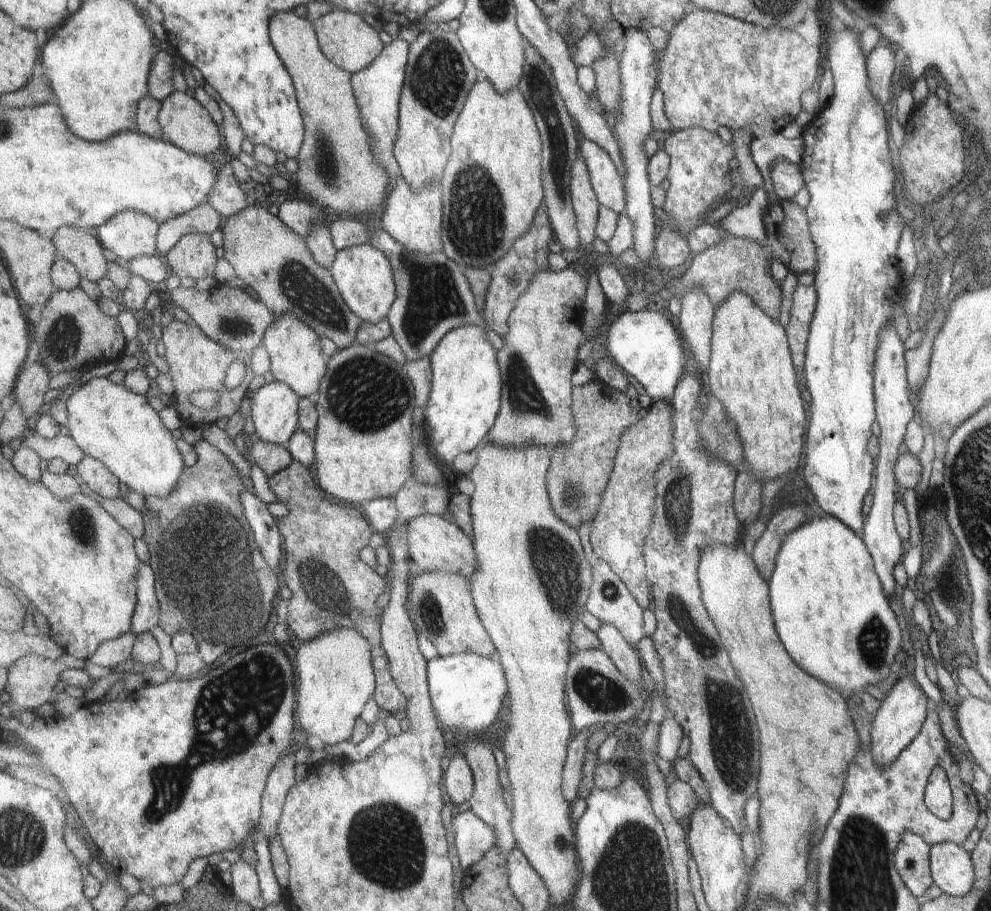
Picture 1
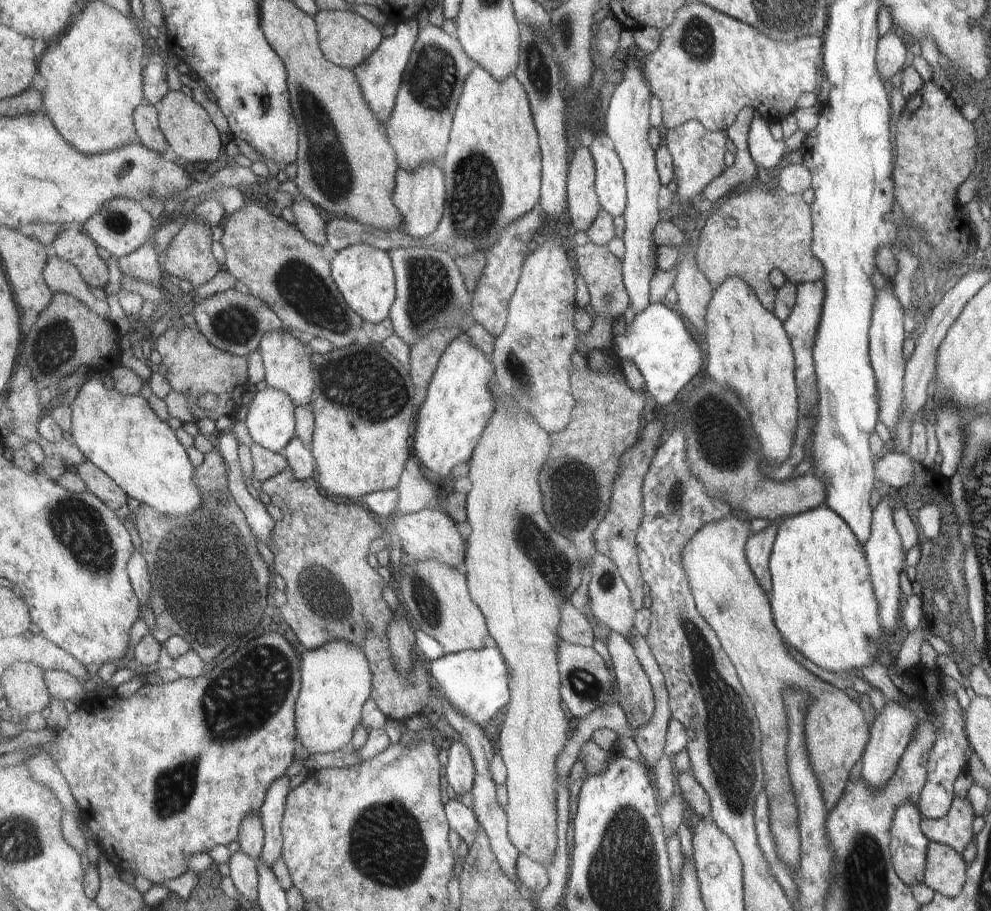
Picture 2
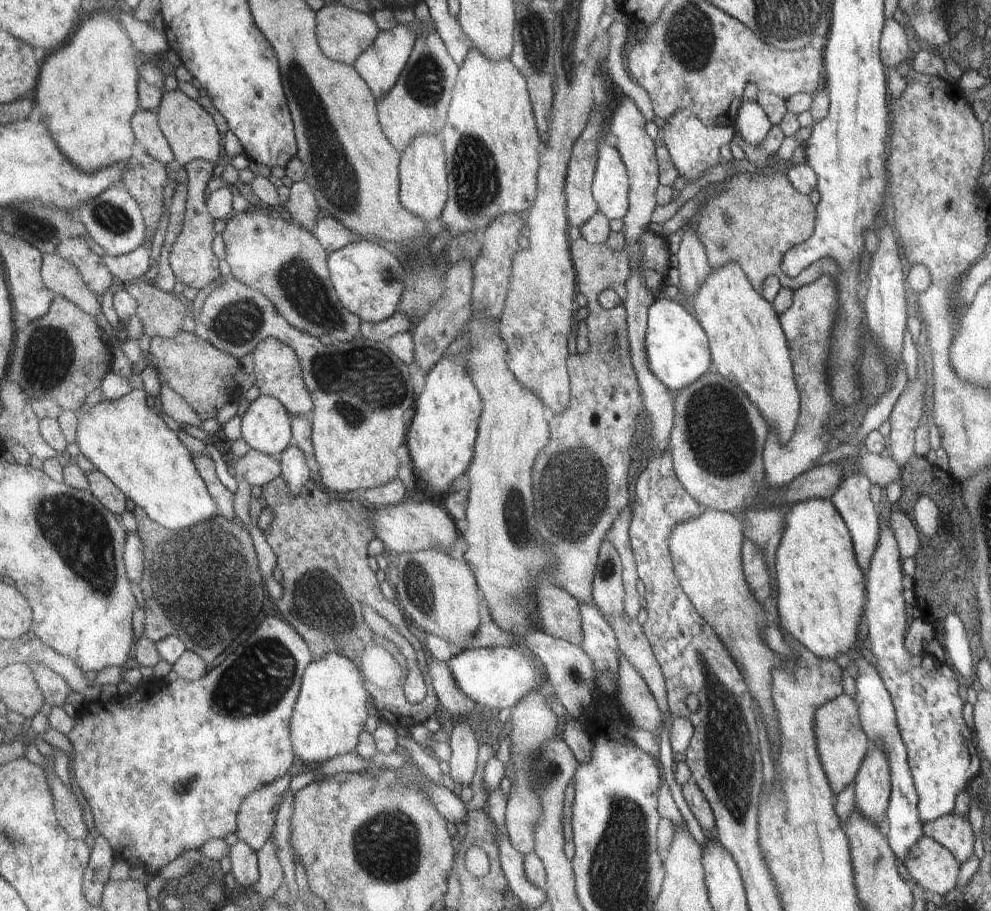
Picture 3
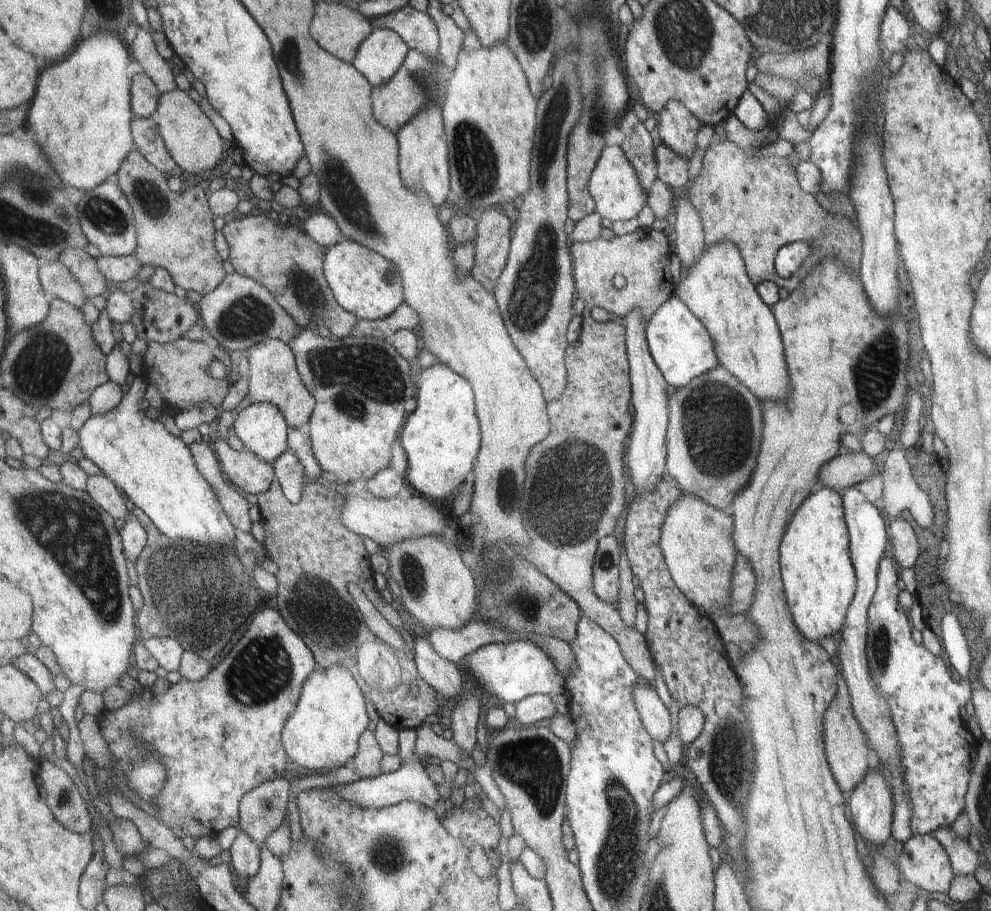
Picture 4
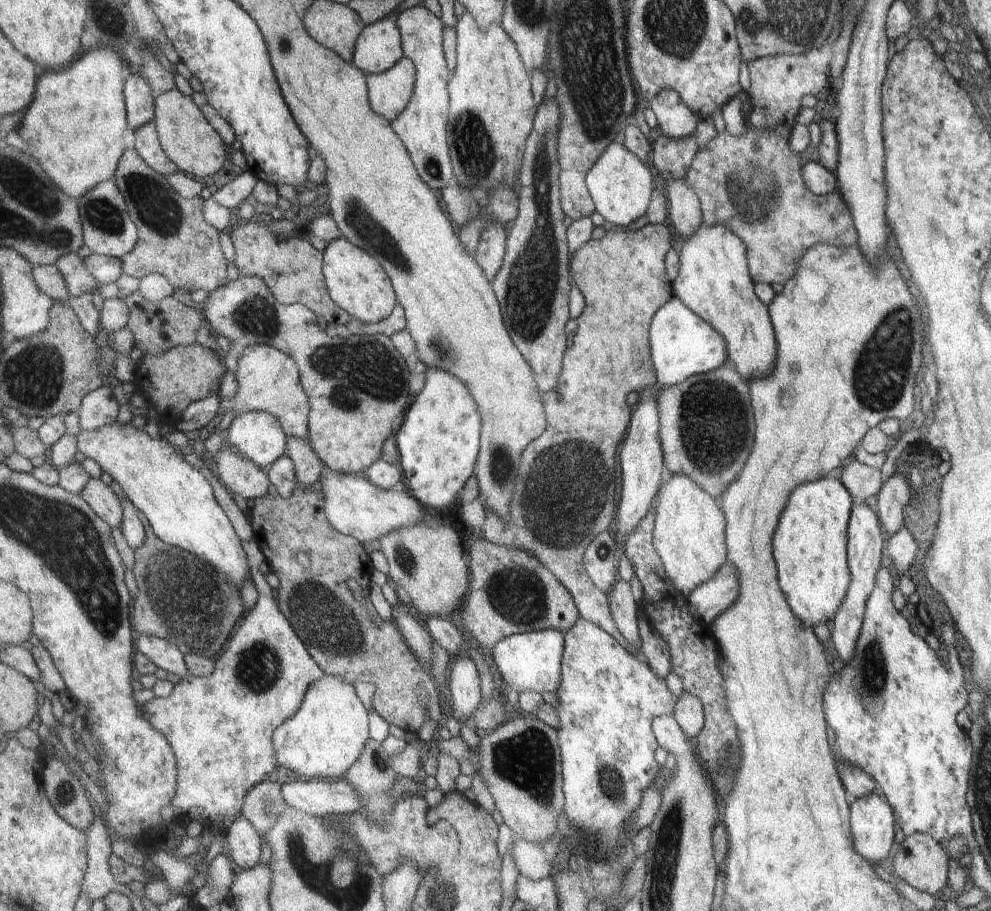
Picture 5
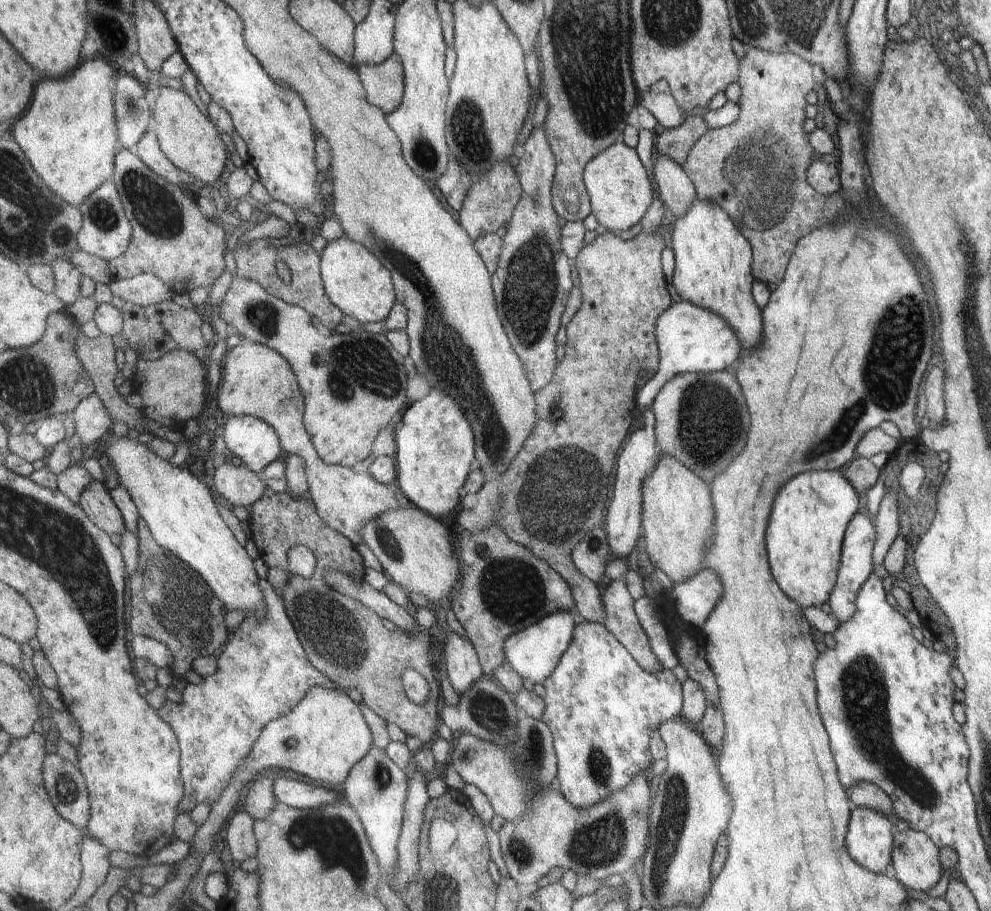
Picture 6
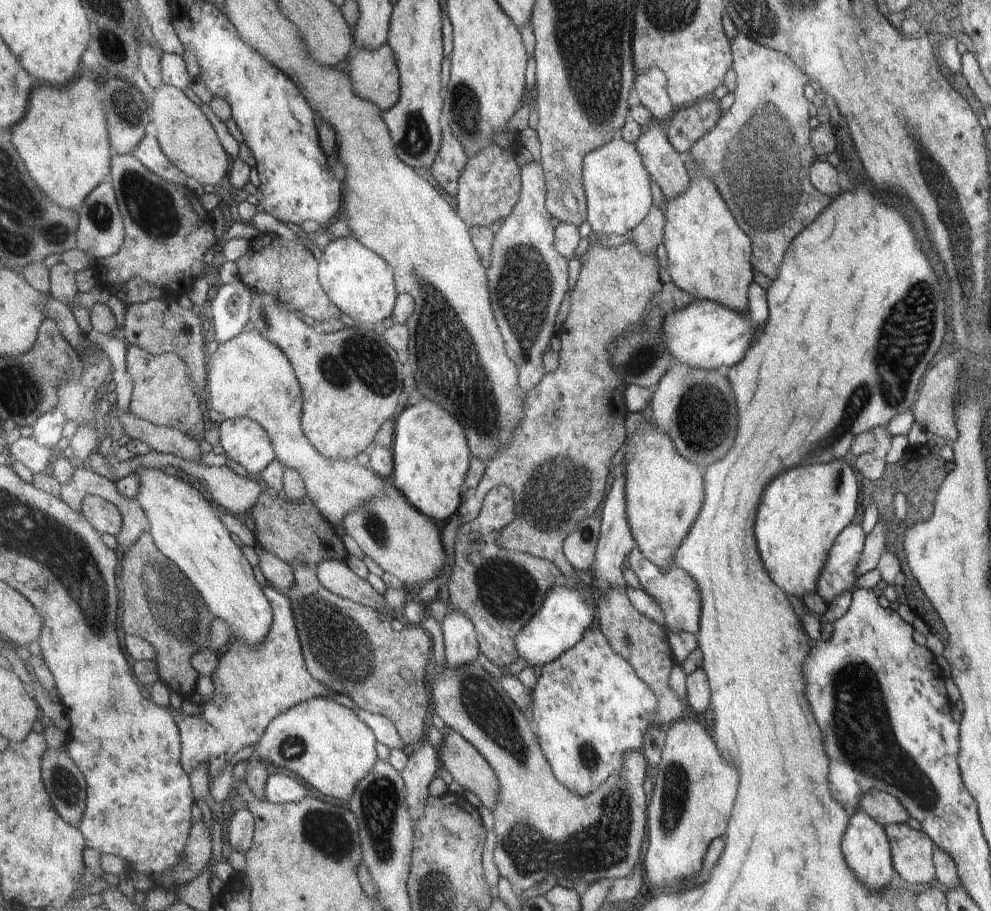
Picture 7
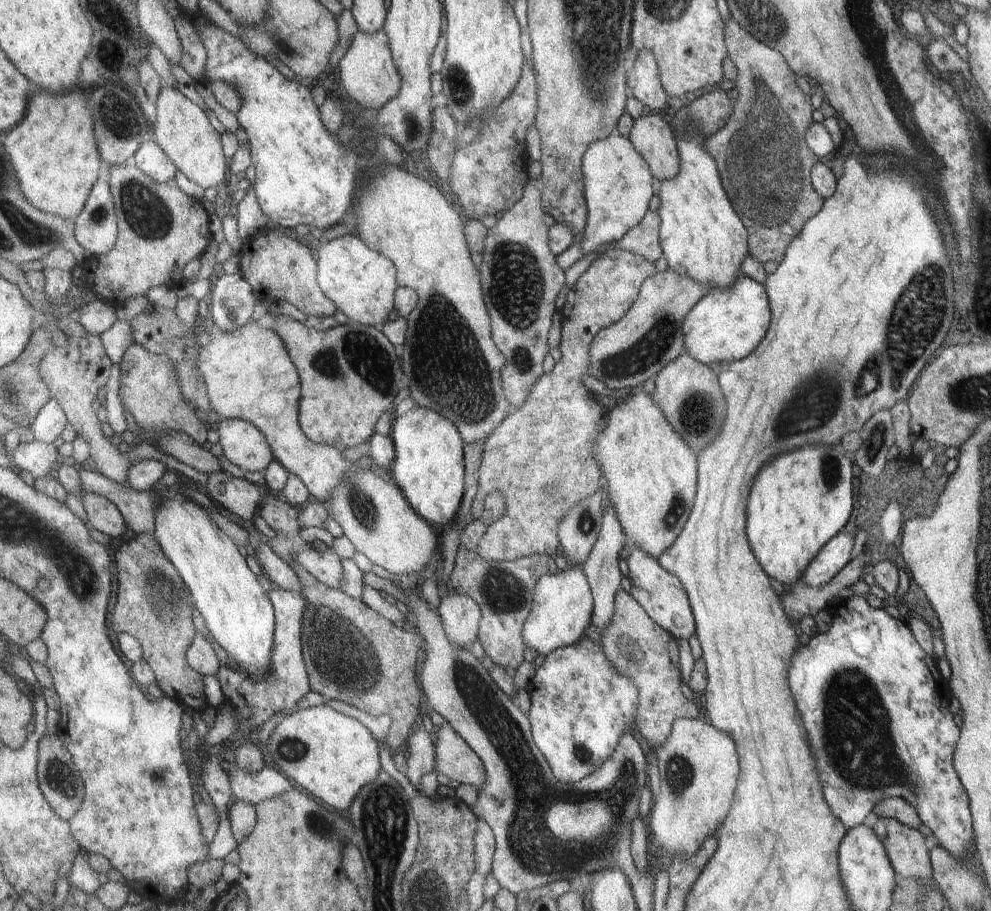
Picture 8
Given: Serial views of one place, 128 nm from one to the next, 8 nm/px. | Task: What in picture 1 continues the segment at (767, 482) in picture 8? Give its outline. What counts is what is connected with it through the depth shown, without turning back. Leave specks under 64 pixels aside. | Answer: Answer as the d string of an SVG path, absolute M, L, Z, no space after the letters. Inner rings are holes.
M809 516L799 528L791 530L775 556L767 582L769 610L775 632L787 655L809 676L830 689L862 694L869 684L894 681L890 666L901 644L900 629L875 575L863 542L833 516Z

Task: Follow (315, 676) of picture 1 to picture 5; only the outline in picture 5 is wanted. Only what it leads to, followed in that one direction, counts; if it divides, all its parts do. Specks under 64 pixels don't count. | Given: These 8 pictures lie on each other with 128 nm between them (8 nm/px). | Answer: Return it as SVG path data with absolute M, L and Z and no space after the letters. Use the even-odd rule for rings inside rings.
M325 675L321 680L309 686L305 700L297 714L276 730L274 746L280 765L293 770L302 779L343 779L355 762L362 757L365 745L371 738L370 710L365 708L365 704L357 696L353 683L340 676Z

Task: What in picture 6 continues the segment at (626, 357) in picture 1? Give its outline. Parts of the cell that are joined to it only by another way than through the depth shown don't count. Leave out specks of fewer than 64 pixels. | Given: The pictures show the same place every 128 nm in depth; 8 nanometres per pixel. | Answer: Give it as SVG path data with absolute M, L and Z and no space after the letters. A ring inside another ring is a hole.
M685 300L673 303L661 314L656 324L656 337L660 346L660 369L638 394L637 400L642 408L653 404L661 389L675 377L687 373L729 370L729 366L733 366L741 355L736 335L722 318Z

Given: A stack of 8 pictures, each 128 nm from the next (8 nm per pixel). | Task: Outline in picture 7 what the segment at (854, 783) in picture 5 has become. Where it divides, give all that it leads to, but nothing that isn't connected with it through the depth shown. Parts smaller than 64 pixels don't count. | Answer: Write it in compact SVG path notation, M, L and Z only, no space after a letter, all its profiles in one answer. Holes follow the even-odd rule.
M872 790L863 793L859 797L858 808L883 827L905 823L909 818L901 803L883 791Z

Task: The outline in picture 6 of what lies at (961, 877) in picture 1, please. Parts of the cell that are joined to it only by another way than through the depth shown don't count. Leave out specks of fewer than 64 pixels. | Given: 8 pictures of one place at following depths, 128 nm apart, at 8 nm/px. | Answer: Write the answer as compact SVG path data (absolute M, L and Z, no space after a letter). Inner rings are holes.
M907 829L898 834L893 832L890 862L895 870L895 878L903 888L907 887L916 891L926 892L935 886L943 872L938 861L938 848L921 831Z

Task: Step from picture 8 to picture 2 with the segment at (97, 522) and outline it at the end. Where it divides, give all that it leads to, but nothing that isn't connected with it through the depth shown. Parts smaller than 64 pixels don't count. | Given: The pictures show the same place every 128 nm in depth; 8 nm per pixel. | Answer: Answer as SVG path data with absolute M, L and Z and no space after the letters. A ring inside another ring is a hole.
M87 461L76 468L79 476L89 487L89 491L97 495L116 512L125 511L129 495L94 462Z

